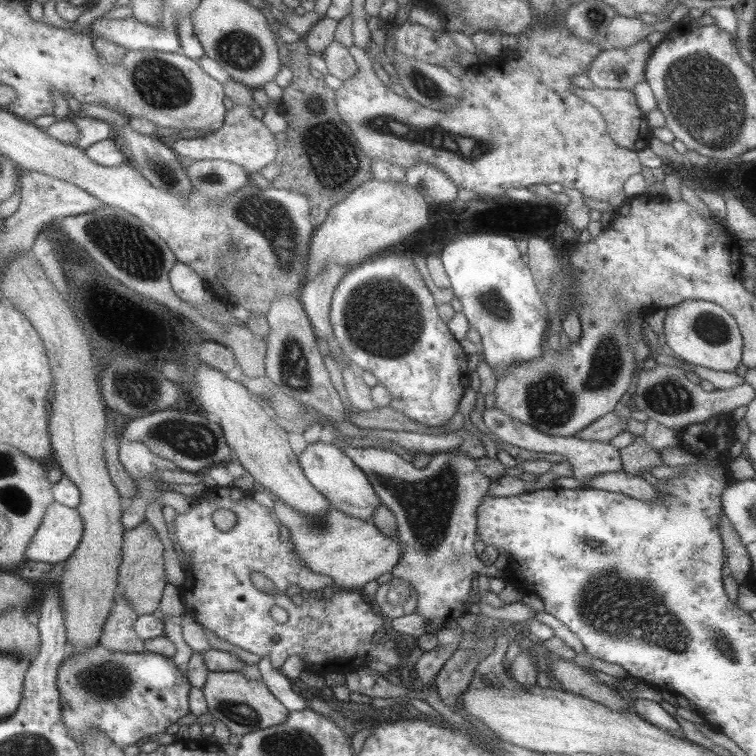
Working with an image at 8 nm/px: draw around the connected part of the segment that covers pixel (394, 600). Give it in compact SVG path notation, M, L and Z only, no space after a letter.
M394 577L379 586L373 599L380 612L393 619L414 613L418 595L409 582Z

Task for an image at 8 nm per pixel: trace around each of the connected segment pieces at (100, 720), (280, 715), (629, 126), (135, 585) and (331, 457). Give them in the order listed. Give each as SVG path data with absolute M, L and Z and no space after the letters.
M96 644L82 654L66 657L57 674L61 698L61 719L67 730L82 749L85 736L91 730L103 732L118 748L126 748L151 734L164 733L166 727L190 713L188 693L192 687L189 678L182 675L172 658L162 654L144 652L114 652Z
M209 671L201 689L213 720L226 724L232 735L244 735L282 724L291 713L262 681L252 680L242 672Z
M576 87L574 94L582 98L586 103L591 103L603 114L604 120L607 122L608 132L618 146L636 152L649 146L654 136L647 123L645 113L638 107L633 91L609 90L597 87L586 90L586 88Z
M140 524L124 534L122 563L119 569L119 591L140 615L152 614L159 604L166 588L166 566L164 566L164 544L153 526Z
M314 442L302 451L299 463L306 478L329 500L332 509L344 512L350 517L371 521L372 515L378 511L381 500L366 473L356 466L343 450L333 444Z

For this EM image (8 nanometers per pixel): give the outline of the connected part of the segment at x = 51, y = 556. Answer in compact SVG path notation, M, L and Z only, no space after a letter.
M55 500L46 510L25 558L53 565L62 563L78 548L83 534L84 522L77 508L63 506Z

